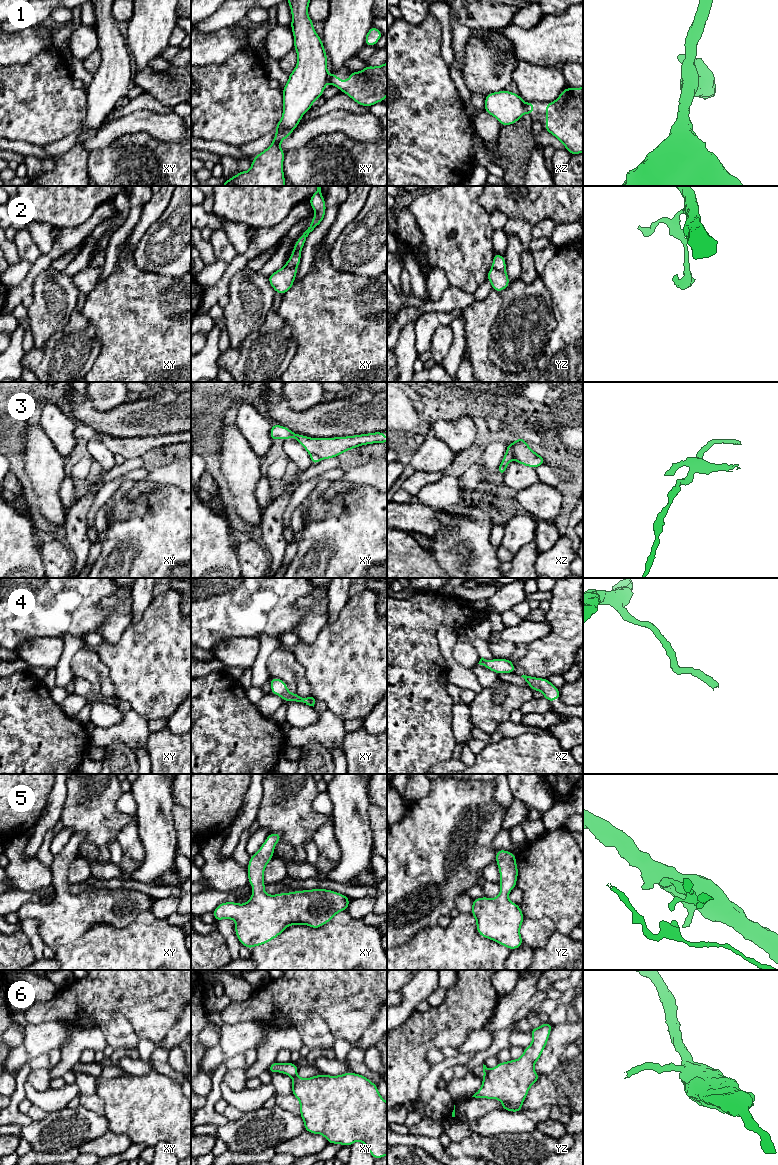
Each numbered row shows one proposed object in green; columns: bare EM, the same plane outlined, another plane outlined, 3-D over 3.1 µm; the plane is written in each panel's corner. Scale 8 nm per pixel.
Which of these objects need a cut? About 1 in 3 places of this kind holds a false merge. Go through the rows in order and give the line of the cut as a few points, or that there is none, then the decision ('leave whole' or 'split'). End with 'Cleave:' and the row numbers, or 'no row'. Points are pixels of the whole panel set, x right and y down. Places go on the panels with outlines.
1: cut in xz along (524, 103), (526, 111); split
2: cut in yz along (492, 266), (504, 271); split
3: cut in xz along (510, 443), (513, 458); split
4: no cut; leave whole
5: no cut; leave whole
6: cut in xy along (296, 1076), (293, 1078); split
Cleave: 1, 2, 3, 6

